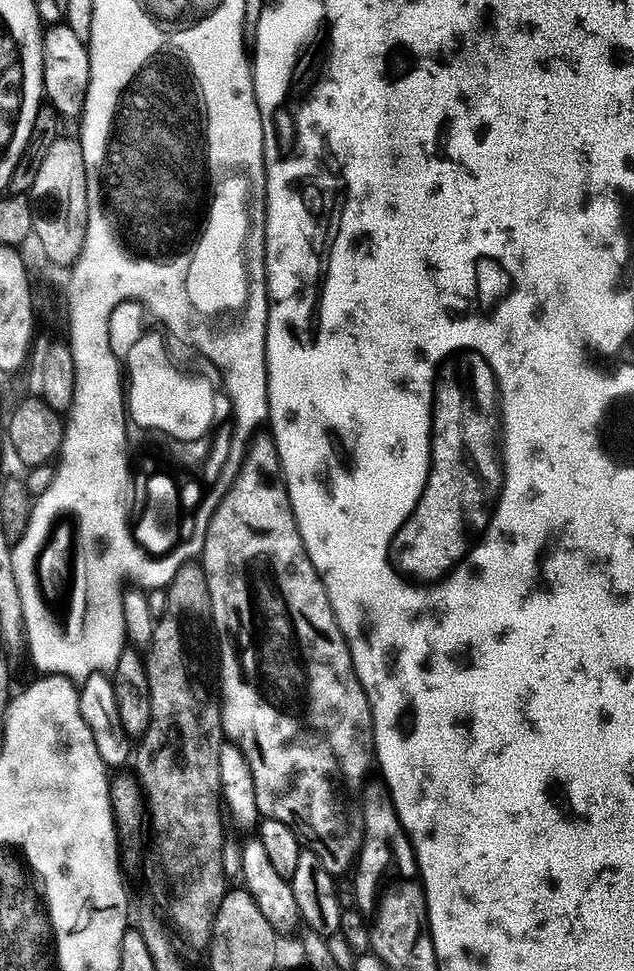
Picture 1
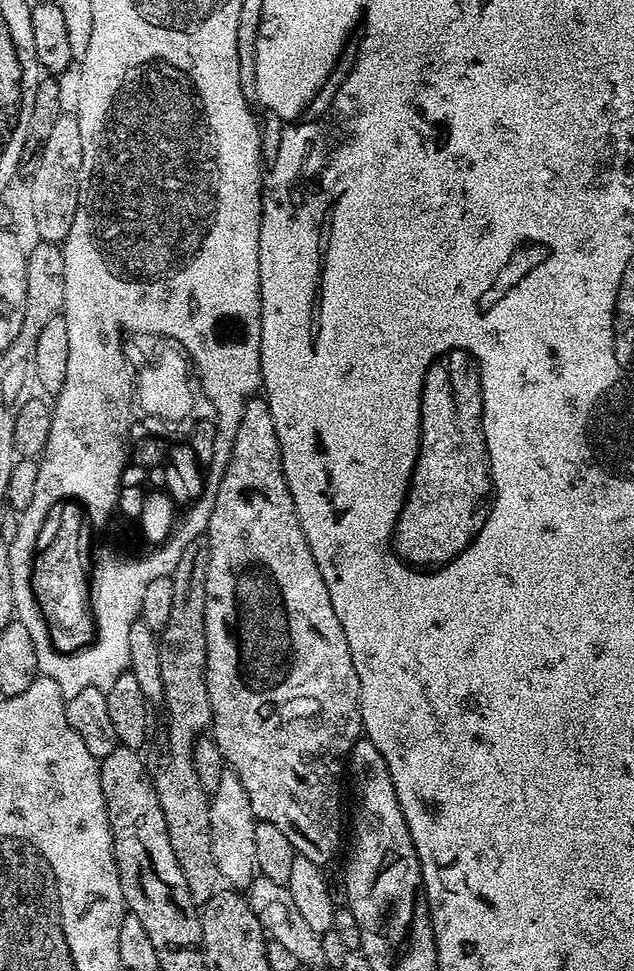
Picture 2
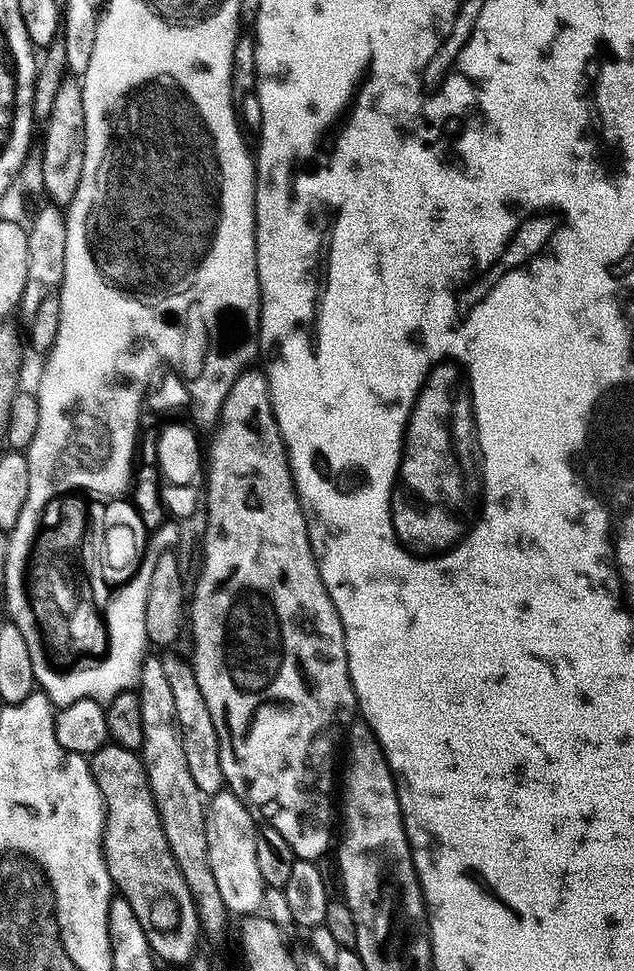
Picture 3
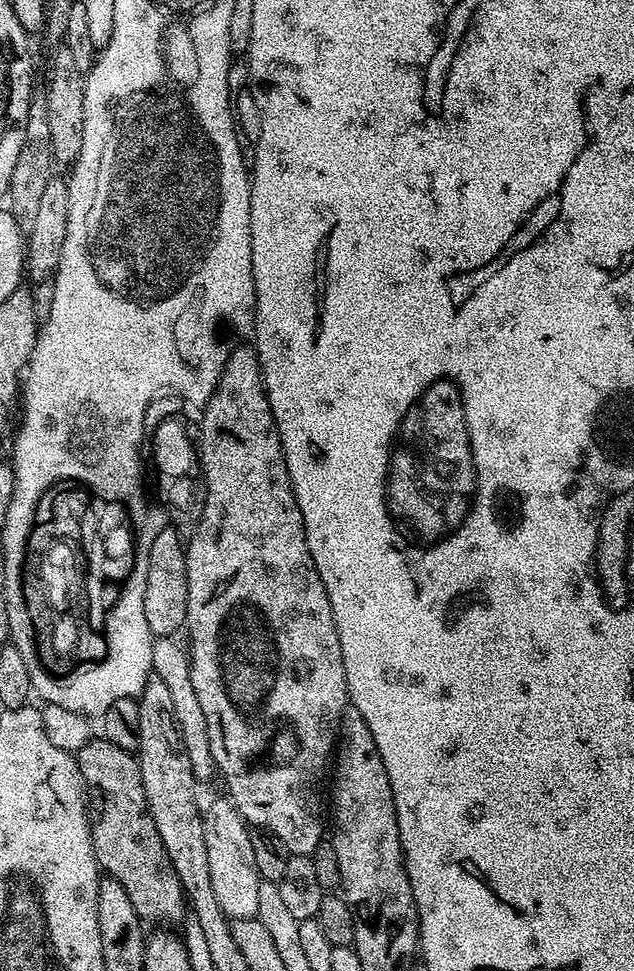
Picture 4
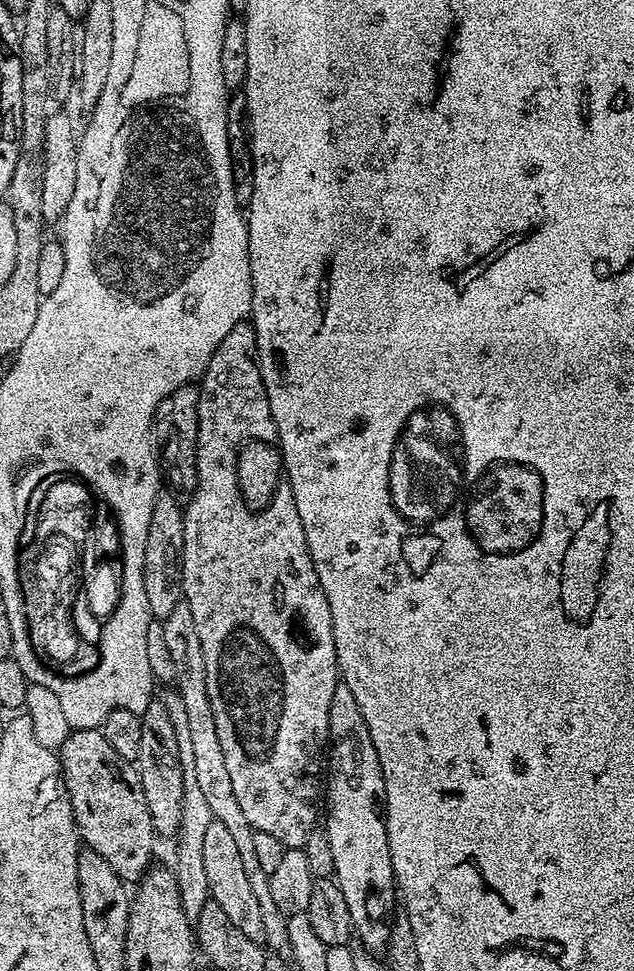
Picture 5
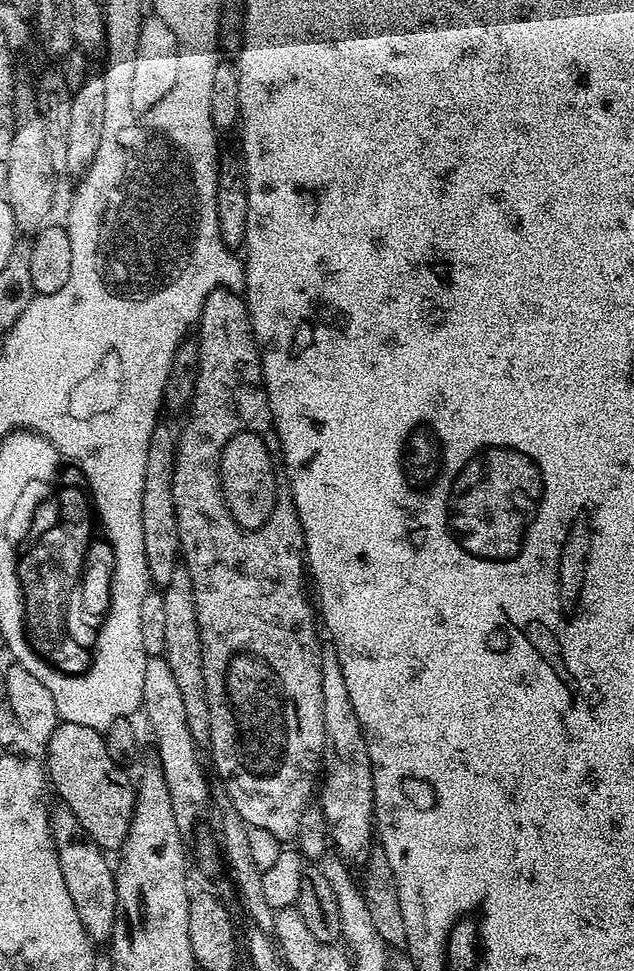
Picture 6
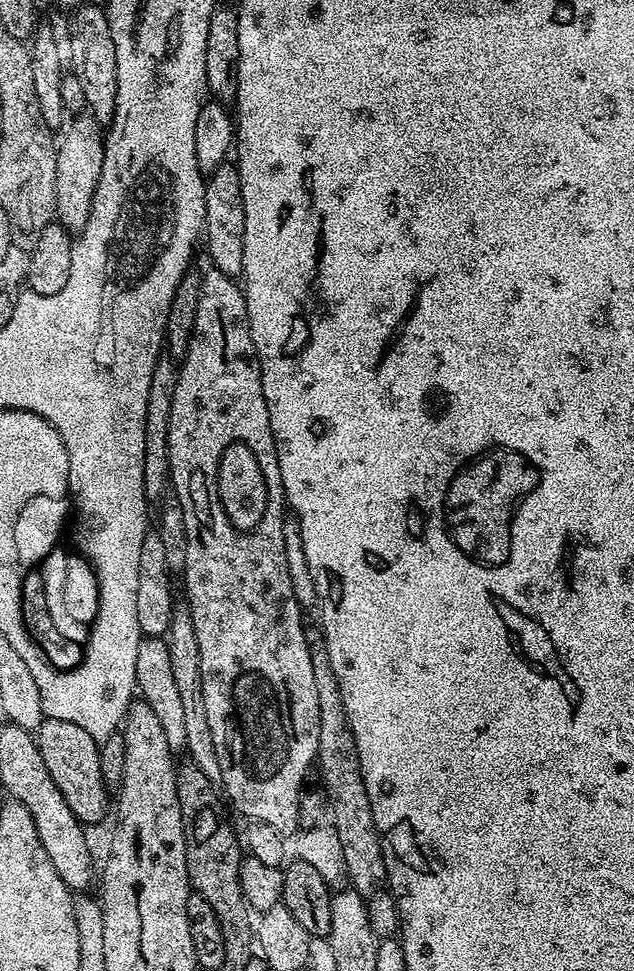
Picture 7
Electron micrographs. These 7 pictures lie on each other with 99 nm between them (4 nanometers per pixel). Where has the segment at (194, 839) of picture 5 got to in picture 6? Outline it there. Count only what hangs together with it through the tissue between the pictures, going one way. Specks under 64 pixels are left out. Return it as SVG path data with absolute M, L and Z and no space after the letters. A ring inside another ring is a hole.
M163 655L149 656L146 662L146 674L142 681L142 716L148 719L148 724L156 735L156 748L160 751L158 763L164 774L166 790L170 790L174 822L178 822L180 833L188 834L208 804L208 780L204 777L203 766L200 765L201 749L190 734L190 722L186 716L186 705L182 702L182 690L178 690L177 680Z

